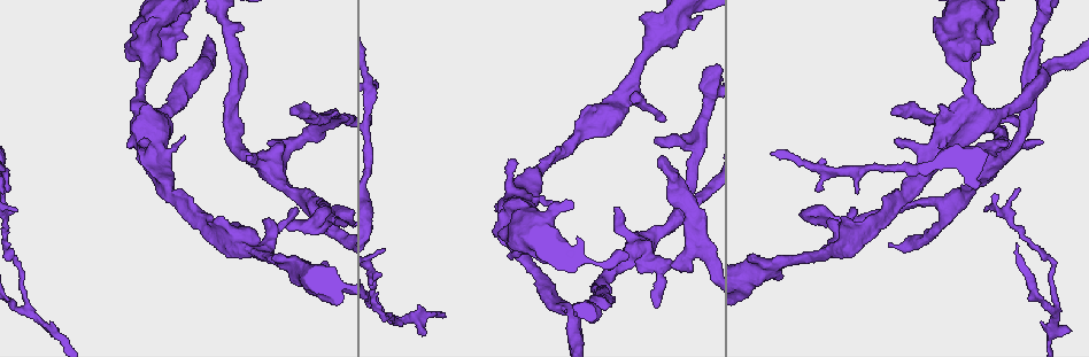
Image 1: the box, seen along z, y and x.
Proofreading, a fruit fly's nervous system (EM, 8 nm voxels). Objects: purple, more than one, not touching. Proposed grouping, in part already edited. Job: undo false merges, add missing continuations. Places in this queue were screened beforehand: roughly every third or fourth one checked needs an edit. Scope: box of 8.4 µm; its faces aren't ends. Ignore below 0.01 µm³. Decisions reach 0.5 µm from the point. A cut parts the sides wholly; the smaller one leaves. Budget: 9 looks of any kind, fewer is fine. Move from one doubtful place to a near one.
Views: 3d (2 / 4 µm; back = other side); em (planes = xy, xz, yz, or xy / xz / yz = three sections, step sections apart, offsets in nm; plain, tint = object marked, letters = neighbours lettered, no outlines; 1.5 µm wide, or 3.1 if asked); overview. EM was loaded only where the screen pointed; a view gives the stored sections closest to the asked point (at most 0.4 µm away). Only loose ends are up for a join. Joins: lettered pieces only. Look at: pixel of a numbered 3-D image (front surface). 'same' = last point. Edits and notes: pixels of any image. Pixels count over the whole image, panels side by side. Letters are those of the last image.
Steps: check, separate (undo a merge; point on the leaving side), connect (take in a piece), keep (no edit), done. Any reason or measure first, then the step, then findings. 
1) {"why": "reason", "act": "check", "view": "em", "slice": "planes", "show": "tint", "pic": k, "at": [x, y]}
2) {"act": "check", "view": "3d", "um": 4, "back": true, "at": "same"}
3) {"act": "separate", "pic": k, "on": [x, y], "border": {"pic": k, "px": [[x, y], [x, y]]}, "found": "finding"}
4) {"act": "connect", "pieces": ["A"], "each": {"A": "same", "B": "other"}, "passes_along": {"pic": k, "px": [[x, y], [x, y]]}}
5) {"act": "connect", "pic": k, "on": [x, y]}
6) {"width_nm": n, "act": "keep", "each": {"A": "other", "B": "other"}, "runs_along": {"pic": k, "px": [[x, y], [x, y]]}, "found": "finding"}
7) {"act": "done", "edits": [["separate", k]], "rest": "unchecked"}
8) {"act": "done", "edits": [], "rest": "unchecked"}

{"why": "abrupt turn", "act": "check", "view": "3d", "um": 4, "back": true, "pic": 1, "at": [1053, 304]}

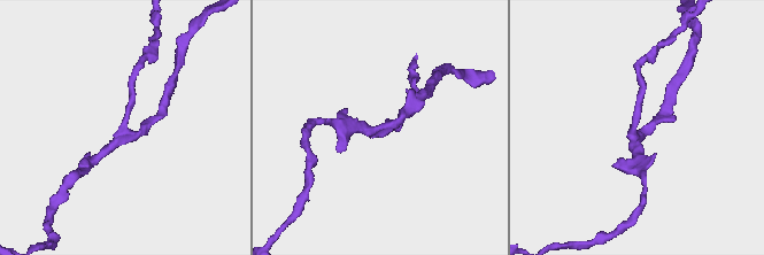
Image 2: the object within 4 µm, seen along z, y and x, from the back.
{"act": "check", "view": "em", "slice": "planes", "show": "letters", "pic": 2, "at": [382, 127]}

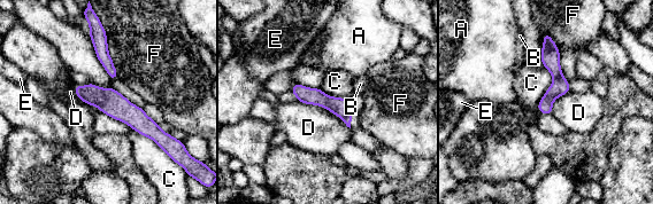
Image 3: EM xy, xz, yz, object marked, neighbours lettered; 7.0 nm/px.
{"width_nm": 130, "act": "separate", "pic": 3, "on": [560, 86], "each": {"A": "other", "B": "other", "C": "other", "D": "other", "E": "other", "F": "other"}, "part_leaving": {"pic": 3, "px": [[78, 88], [112, 102], [166, 138]]}, "found": "two neurons meet here"}

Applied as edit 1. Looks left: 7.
{"why": "calibre changes", "act": "check", "view": "em", "um": 3.1, "slice": "planes", "show": "letters", "pic": 1, "at": [630, 240]}

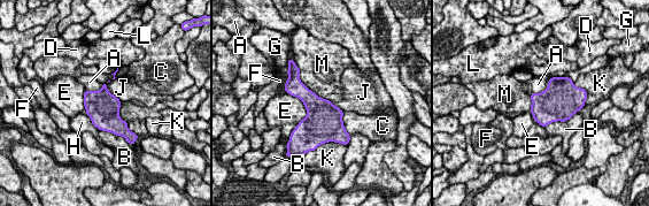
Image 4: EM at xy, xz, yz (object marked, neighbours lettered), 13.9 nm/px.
{"width_nm": 300, "act": "keep", "each": {"A": "other", "B": "other", "C": "other", "D": "other", "E": "other", "F": "other", "G": "other", "H": "other", "J": "other", "K": "other", "L": "other", "M": "other"}, "border": {"pic": 4, "px": [[286, 92], [306, 109], [288, 136]]}, "found": "continuous, no second neuron"}

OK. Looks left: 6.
{"why": "free end", "act": "check", "view": "em", "slice": "planes", "show": "letters", "pic": 1, "at": [182, 137]}

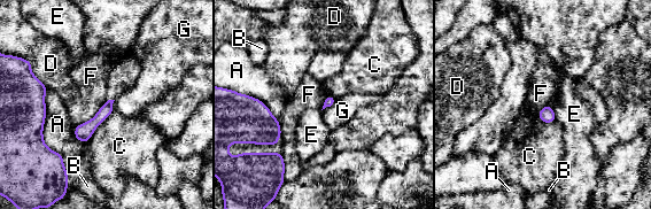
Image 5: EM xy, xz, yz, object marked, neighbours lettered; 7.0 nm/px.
{"longest_contact_nm": ["A", 340], "act": "keep", "each": {"A": "other", "B": "other", "C": "other", "D": "other", "E": "other", "F": "other", "G": "other"}, "found": "no lettered piece goes on from it"}

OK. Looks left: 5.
{"why": "redraw", "act": "check", "view": "overview"}

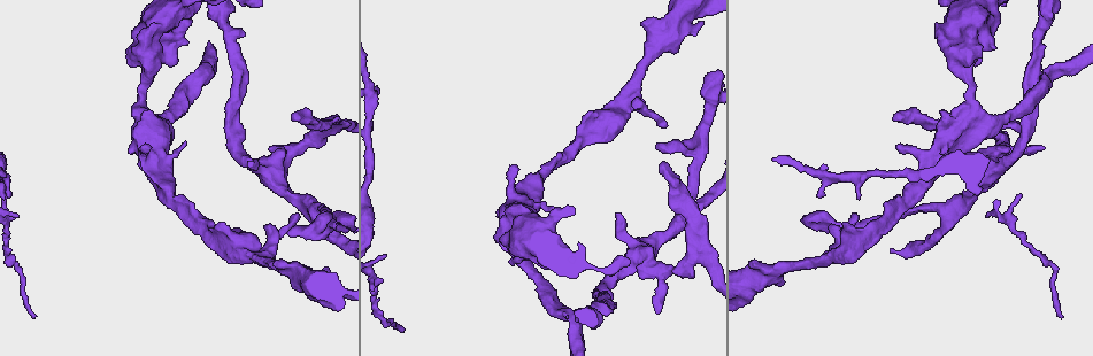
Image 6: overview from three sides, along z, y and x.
{"why": "thick end", "act": "check", "view": "em", "slice": "yz", "step": 8, "show": "letters", "pic": 6, "at": [700, 22]}

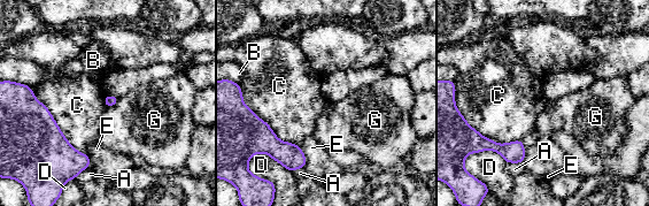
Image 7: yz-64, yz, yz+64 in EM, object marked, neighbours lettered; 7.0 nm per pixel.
{"act": "keep", "each": {"A": "other", "B": "other", "C": "other", "D": "other", "E": "other", "G": "other"}, "border": {"pic": 7, "px": [[30, 88], [63, 136], [86, 154]]}, "found": "none of them fits"}

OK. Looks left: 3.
{"act": "done", "edits": [["separate", 3]], "rest": "unchecked"}

